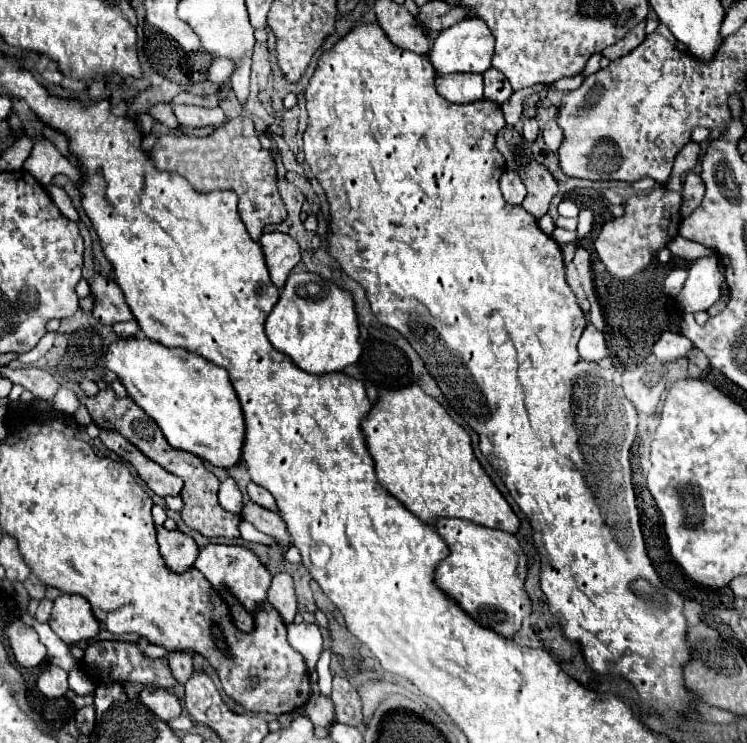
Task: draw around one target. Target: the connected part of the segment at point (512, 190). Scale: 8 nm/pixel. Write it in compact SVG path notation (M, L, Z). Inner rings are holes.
M505 171L501 177L501 193L505 197L507 203L511 205L521 205L521 201L525 199L525 185L521 183L519 175L513 171Z

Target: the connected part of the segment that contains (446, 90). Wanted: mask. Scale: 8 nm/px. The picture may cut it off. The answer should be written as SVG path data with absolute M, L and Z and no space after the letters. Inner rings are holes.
M437 75L437 91L451 103L473 103L483 99L483 75Z

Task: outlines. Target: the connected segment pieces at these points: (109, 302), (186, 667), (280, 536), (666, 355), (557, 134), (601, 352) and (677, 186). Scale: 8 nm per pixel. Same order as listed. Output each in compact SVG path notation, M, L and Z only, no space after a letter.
M95 275L91 281L91 293L95 295L95 309L93 317L103 325L113 325L117 321L131 321L133 313L125 301L121 289L111 281Z
M171 651L167 659L169 659L169 667L173 671L173 677L179 683L185 683L189 679L189 675L193 673L191 653L187 653L187 651Z
M247 501L243 505L243 511L241 511L243 519L249 521L257 531L265 533L265 535L271 535L275 537L283 549L289 547L289 533L287 533L287 527L285 527L285 521L281 519L281 515L277 511L271 511L271 509L265 509L261 505L257 505L255 501Z
M665 331L661 335L661 339L653 345L655 357L661 359L661 361L665 361L665 363L685 357L691 349L693 349L693 343L685 335L671 333L671 331Z
M549 121L549 123L543 127L543 139L545 139L547 147L549 147L553 153L557 153L559 147L561 147L561 143L563 143L563 131L561 131L561 127L559 127L555 121Z
M587 323L581 339L579 339L579 355L583 361L595 361L599 363L609 355L607 343L601 331L597 331L591 323Z
M691 141L687 143L679 155L675 157L675 167L673 167L673 179L669 181L669 187L667 189L673 189L673 191L681 191L681 175L687 173L689 169L695 169L697 161L699 161L699 153L701 153L701 147L699 143Z

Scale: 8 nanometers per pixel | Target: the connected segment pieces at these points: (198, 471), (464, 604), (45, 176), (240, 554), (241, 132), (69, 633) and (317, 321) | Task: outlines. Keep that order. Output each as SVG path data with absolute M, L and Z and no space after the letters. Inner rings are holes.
M111 389L99 391L97 397L87 397L85 399L85 407L93 419L93 423L101 429L113 429L117 433L121 433L125 439L129 439L141 453L145 453L149 459L153 459L155 463L159 463L163 469L167 469L169 473L177 475L183 479L183 491L181 491L181 499L183 499L183 509L179 511L183 523L195 531L199 531L205 537L239 537L239 521L241 515L239 513L229 513L227 509L223 509L219 505L217 499L217 491L219 491L219 479L205 467L203 459L199 459L193 453L181 451L181 449L173 449L167 439L163 437L159 425L149 419L149 415L145 415L145 411L141 411L141 407L137 407L129 397L125 399L117 399L115 393Z
M445 517L435 521L435 529L449 547L449 555L435 567L435 585L481 627L511 639L519 631L523 617L531 611L529 597L523 589L527 559L515 535L471 521Z
M39 137L35 139L32 151L28 159L24 162L23 170L31 173L41 185L51 183L53 175L65 173L71 177L71 181L79 181L81 175L77 175L77 165L69 163L65 155L57 151L51 139Z
M209 543L205 549L199 551L199 557L193 567L205 575L205 579L209 581L215 595L223 597L223 593L229 593L245 607L245 611L251 617L255 617L259 613L261 605L267 601L267 589L271 585L271 575L267 571L267 567L259 561L255 551L249 547Z
M237 117L221 125L213 135L161 135L151 151L157 169L181 173L197 191L233 189L239 195L239 215L249 235L257 241L265 225L281 223L287 209L277 191L277 163L275 153L261 147L255 135L255 125L249 117Z
M61 595L53 605L49 625L67 645L81 639L93 639L99 633L99 621L89 601L81 595Z
M291 273L277 305L265 321L269 343L293 359L307 373L331 373L353 365L361 355L359 327L353 297L339 289L333 281L325 281L315 273Z

